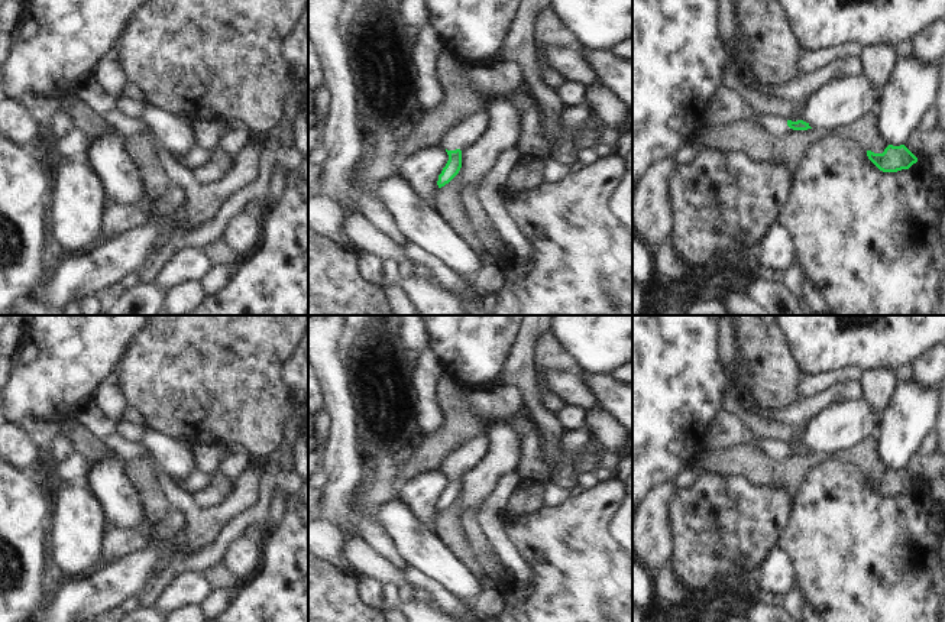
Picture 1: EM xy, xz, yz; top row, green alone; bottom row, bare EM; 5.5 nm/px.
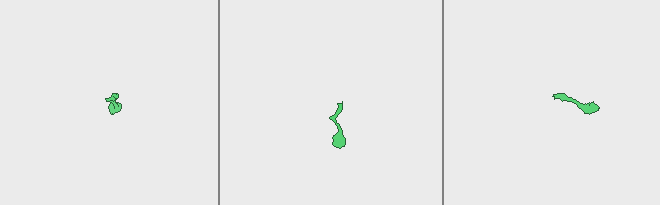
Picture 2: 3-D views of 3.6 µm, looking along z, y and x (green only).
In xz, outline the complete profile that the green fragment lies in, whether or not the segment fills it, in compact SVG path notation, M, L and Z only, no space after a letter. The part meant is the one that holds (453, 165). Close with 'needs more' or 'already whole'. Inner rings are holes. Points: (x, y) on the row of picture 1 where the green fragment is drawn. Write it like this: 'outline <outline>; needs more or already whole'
outline M485 110L466 119L459 127L453 129L437 146L446 149L449 161L438 175L438 188L449 184L462 168L462 152L478 143L491 127L491 111Z; needs more

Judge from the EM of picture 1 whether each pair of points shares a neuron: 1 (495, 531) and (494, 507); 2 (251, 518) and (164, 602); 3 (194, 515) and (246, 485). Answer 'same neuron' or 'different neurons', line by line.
1: same neuron
2: different neurons
3: same neuron

